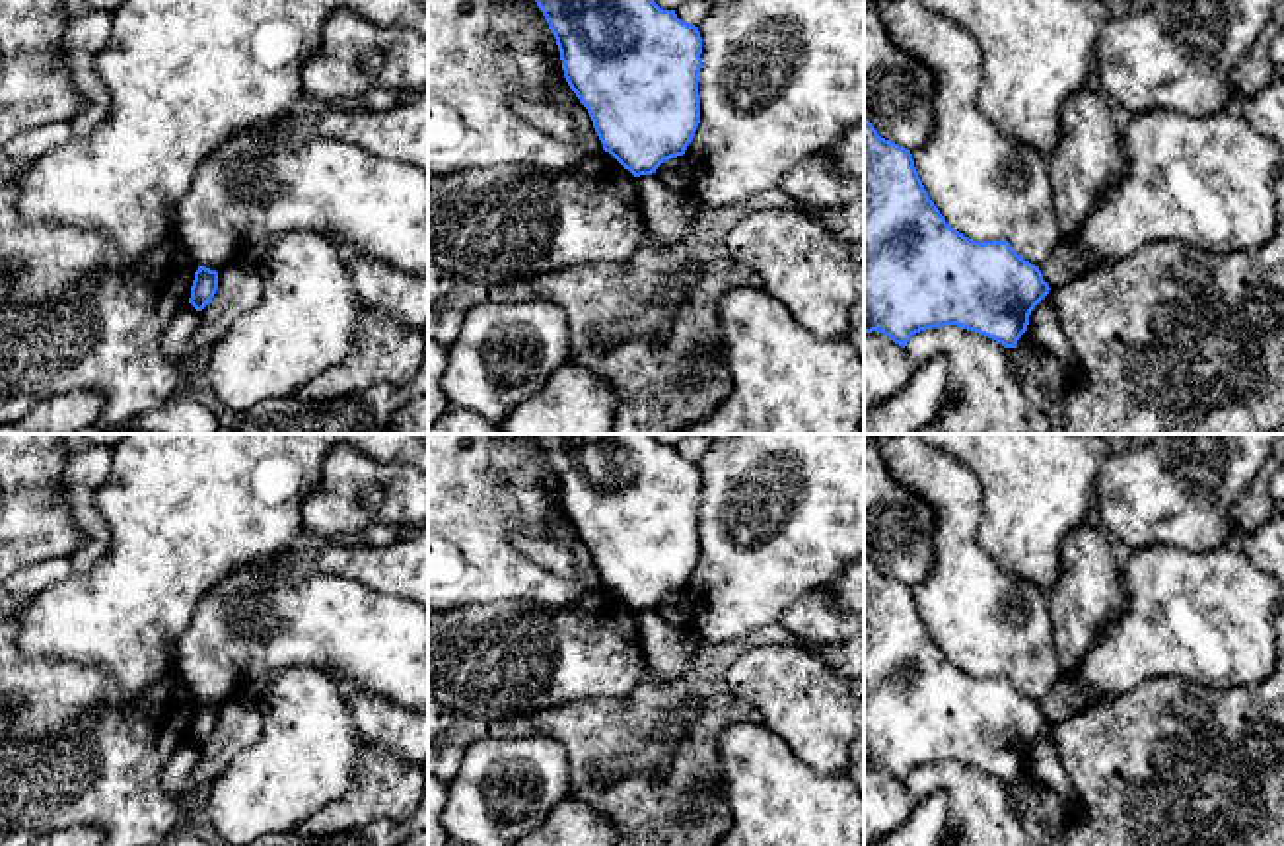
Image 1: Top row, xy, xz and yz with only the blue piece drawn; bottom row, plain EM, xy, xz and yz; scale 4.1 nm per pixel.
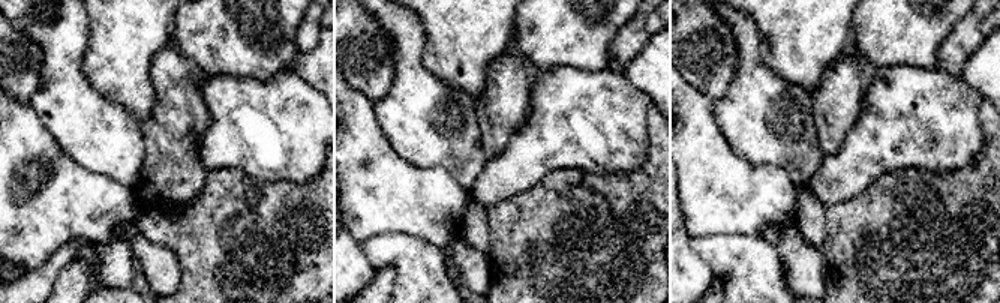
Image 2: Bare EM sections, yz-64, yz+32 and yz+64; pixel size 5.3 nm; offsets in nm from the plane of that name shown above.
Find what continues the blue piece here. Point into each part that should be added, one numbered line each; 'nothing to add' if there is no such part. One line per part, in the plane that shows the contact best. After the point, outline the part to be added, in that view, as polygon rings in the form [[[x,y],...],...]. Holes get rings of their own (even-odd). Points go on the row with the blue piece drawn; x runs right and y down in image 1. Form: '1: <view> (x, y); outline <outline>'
nothing to add

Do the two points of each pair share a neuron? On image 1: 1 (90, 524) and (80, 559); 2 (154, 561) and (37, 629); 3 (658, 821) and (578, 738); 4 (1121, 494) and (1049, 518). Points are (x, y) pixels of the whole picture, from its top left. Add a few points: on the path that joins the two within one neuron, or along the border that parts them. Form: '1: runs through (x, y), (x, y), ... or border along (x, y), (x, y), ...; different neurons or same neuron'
1: runs through (96, 531), (96, 543), (88, 551); same neuron
2: runs through (125, 590), (98, 617), (67, 621); same neuron
3: runs through (648, 798), (602, 751); same neuron
4: border along (1105, 459), (1098, 473), (1092, 512); different neurons

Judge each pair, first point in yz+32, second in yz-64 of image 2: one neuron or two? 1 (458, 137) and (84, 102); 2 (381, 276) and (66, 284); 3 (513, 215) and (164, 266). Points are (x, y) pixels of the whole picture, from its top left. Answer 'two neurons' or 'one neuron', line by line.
1: one neuron
2: two neurons
3: two neurons

